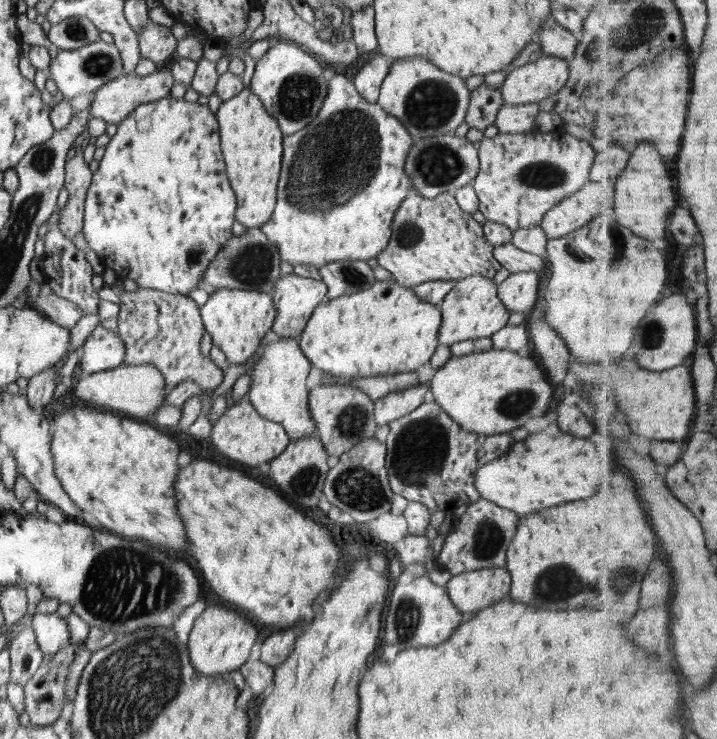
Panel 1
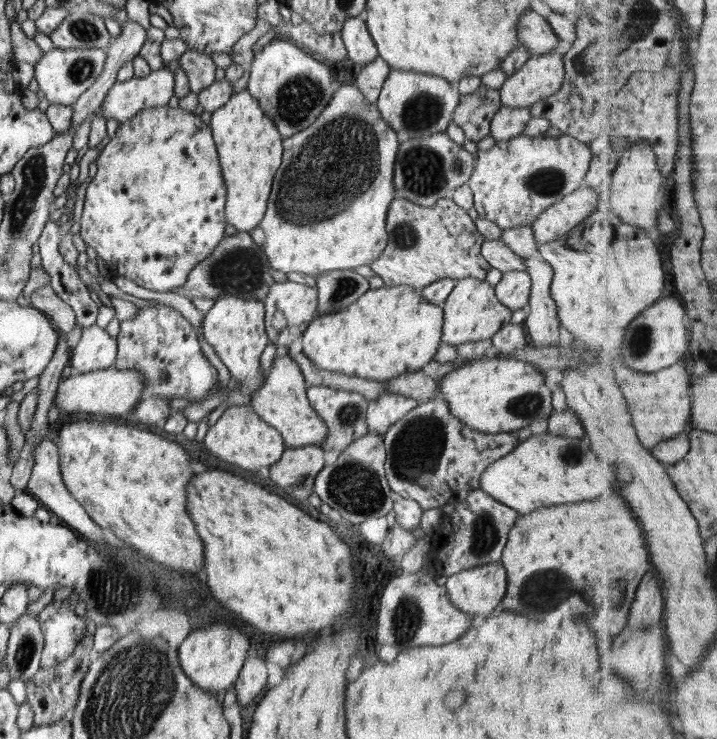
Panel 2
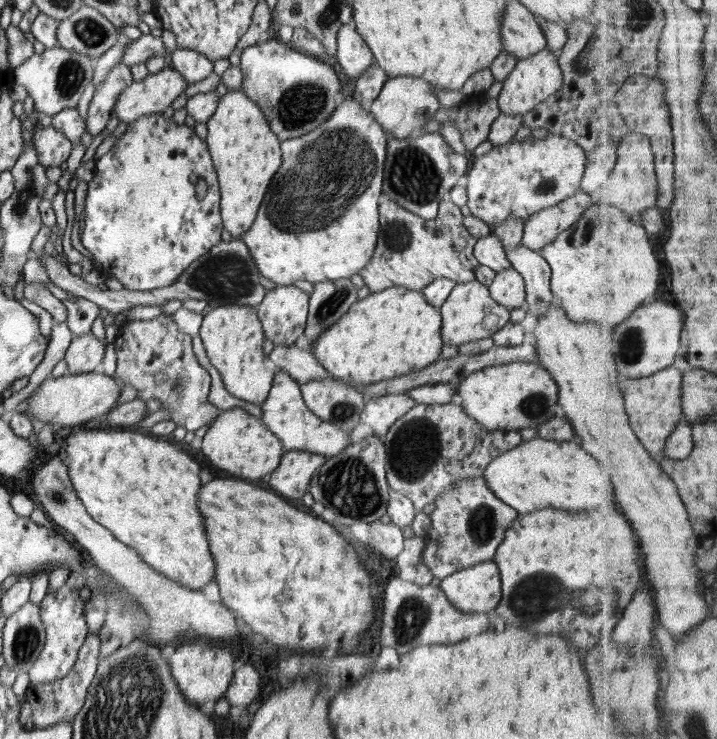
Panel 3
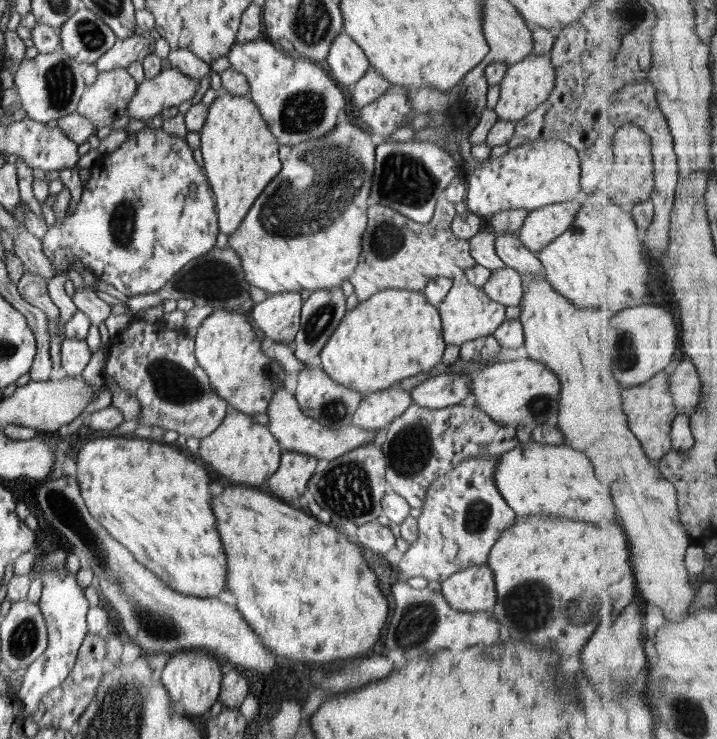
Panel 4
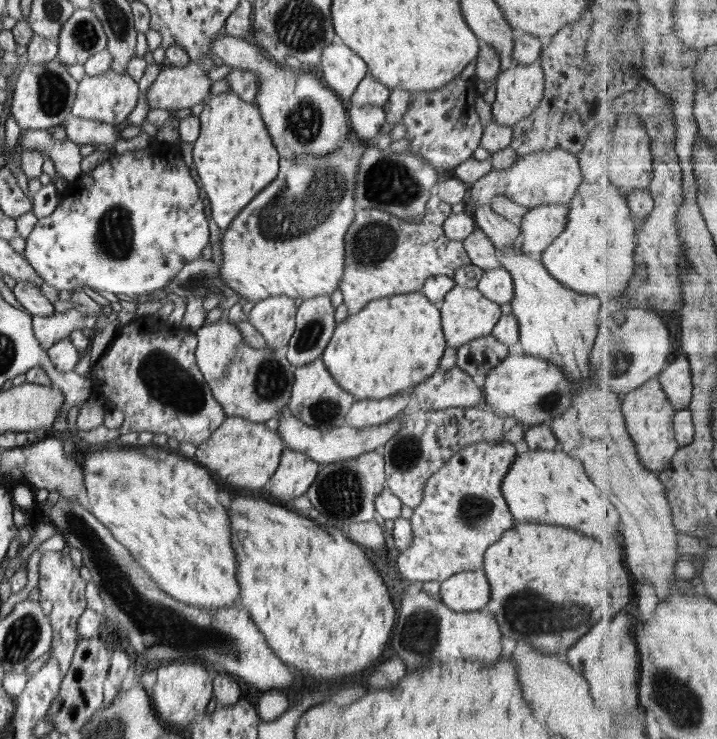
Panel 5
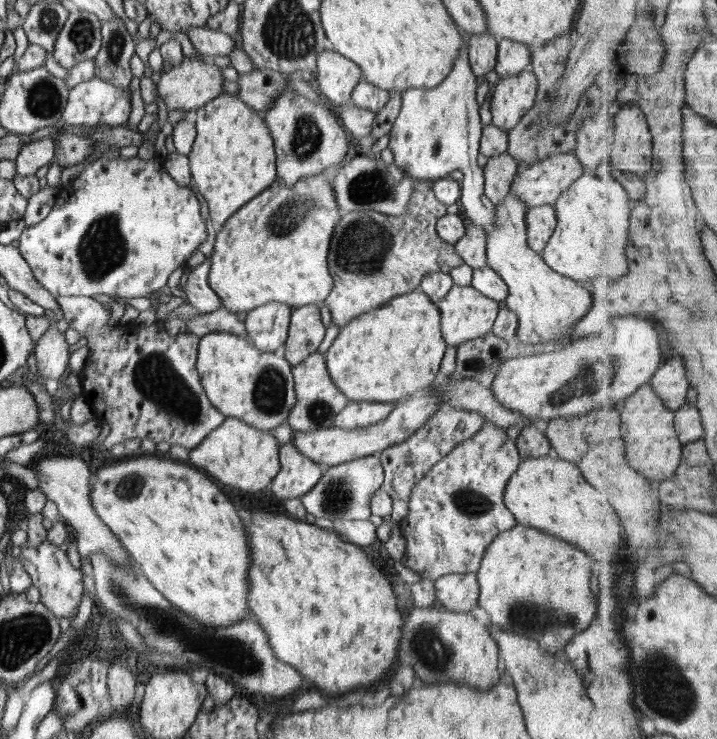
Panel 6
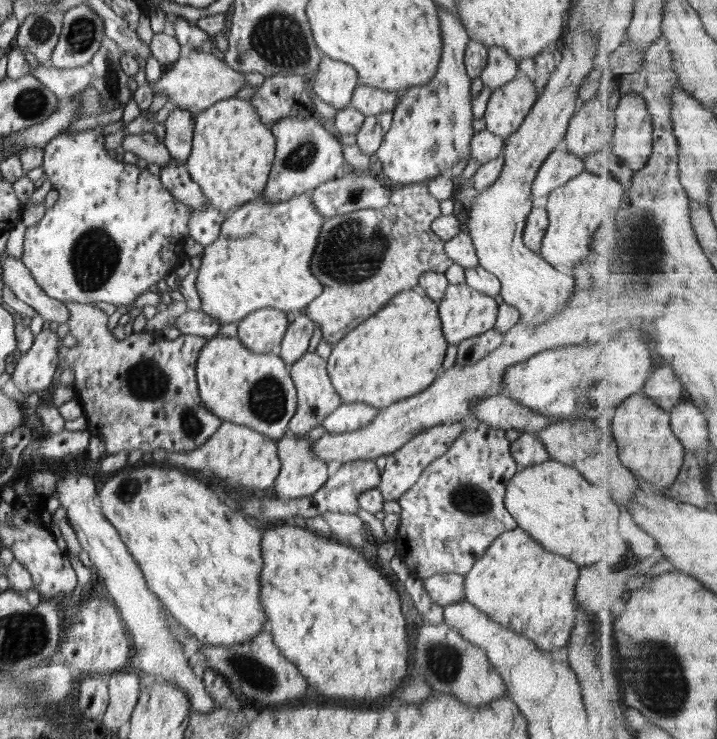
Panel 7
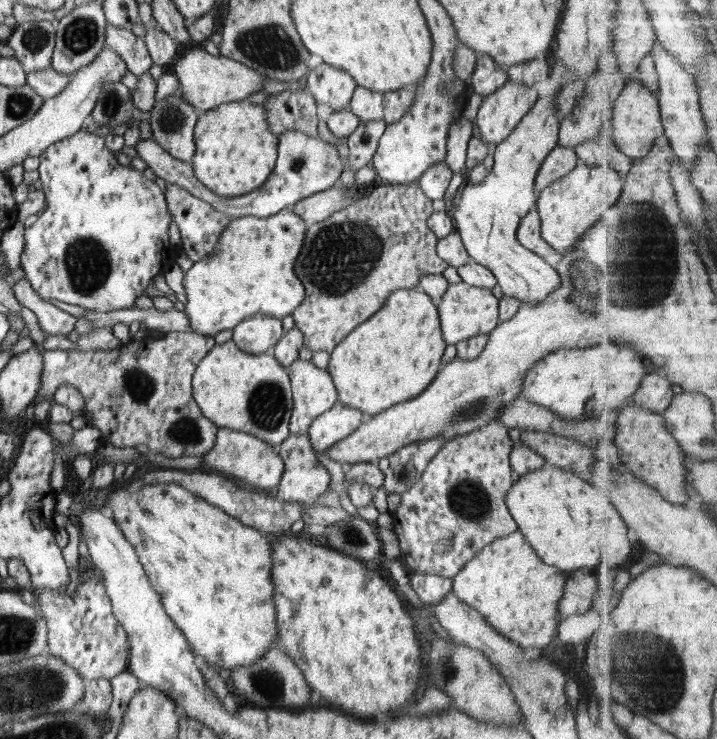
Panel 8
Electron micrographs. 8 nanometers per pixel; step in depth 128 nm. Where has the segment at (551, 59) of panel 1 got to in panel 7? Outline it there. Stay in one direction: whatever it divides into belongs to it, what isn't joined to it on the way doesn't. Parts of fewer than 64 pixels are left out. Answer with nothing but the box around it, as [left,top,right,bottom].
[484,73,539,142]

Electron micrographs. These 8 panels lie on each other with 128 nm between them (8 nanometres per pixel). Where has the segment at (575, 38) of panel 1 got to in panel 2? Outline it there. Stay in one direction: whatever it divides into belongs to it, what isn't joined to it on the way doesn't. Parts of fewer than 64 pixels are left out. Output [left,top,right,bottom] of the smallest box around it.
[517,11,560,56]

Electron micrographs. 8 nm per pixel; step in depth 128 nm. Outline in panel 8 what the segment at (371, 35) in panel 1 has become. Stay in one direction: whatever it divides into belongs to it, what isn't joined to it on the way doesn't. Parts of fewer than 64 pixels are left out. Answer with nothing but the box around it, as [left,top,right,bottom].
[302,62,357,111]

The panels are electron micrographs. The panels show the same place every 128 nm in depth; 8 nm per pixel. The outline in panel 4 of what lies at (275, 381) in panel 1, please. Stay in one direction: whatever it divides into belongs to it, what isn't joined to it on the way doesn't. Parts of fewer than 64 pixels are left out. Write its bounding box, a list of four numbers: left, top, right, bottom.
[267,387,380,460]

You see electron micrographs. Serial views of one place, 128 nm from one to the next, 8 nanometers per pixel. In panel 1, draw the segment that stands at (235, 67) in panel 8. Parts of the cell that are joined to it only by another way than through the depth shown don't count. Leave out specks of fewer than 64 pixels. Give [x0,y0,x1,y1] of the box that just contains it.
[89,71,175,124]

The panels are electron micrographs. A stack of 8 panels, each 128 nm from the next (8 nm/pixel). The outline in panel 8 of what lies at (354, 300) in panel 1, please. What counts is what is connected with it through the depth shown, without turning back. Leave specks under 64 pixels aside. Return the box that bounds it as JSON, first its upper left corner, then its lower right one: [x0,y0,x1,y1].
[327,288,447,417]

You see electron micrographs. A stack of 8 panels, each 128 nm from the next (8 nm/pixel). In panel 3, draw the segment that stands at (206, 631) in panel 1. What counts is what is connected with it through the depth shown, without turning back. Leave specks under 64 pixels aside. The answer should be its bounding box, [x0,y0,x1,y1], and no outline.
[167,639,236,714]

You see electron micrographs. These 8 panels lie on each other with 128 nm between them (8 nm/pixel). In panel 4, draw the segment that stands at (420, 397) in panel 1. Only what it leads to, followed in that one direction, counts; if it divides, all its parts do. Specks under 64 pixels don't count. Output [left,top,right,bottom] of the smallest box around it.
[351,389,412,431]

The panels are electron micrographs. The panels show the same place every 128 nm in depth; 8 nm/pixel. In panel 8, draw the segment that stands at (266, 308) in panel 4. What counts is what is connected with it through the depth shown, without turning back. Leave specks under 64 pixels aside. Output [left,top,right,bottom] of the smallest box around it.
[231,314,282,354]

